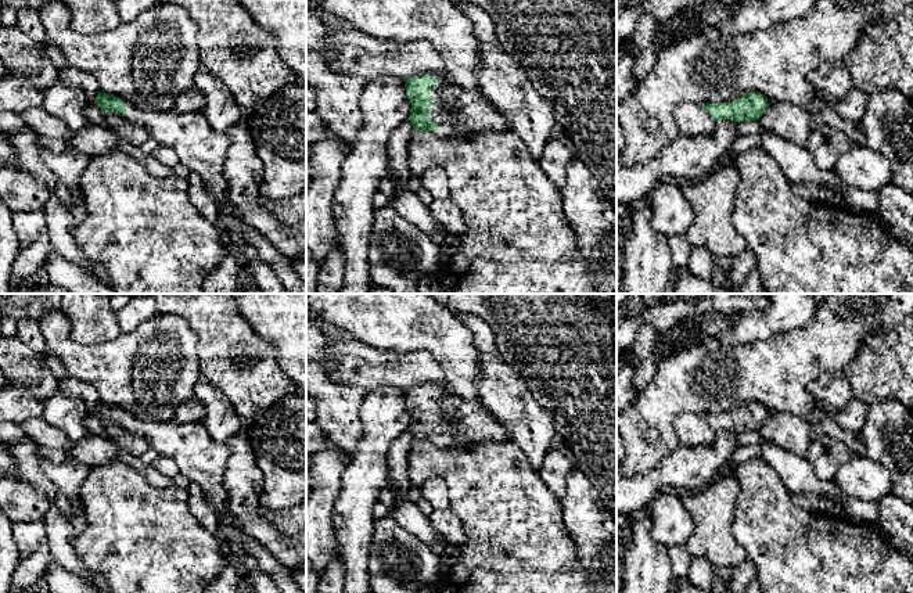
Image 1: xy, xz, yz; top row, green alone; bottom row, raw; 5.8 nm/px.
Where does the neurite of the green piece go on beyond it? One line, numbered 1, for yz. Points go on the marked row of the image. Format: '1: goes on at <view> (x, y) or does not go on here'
1: does not go on here

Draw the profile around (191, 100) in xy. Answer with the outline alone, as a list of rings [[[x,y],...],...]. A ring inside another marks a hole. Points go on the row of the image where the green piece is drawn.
[[[194,86],[179,94],[173,105],[173,111],[177,114],[183,112],[202,114],[204,108],[205,108],[204,96]]]

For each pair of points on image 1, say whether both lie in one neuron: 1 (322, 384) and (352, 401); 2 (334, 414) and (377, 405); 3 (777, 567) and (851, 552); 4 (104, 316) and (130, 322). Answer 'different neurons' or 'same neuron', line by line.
1: same neuron
2: different neurons
3: same neuron
4: different neurons

